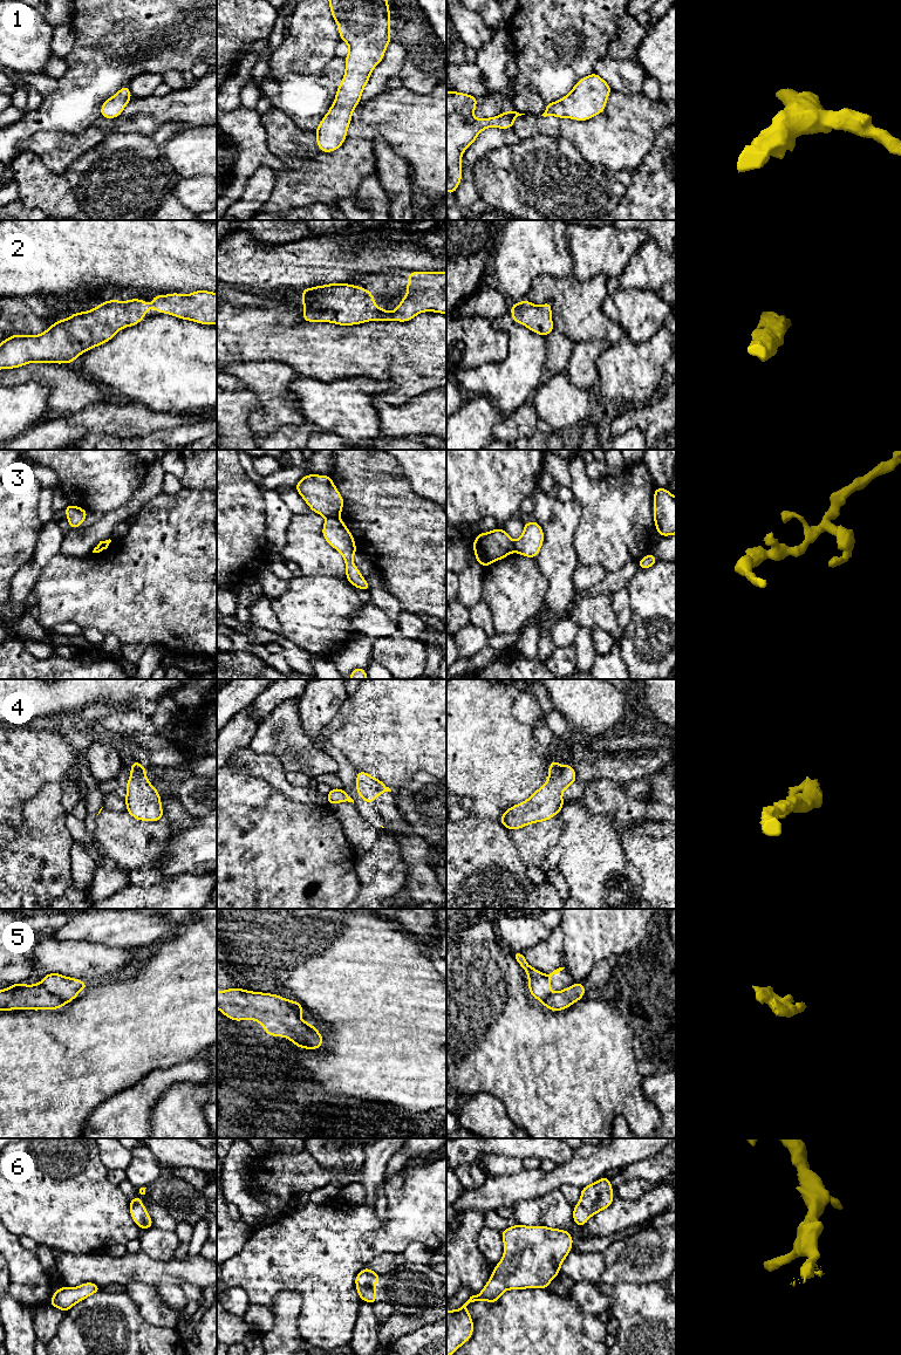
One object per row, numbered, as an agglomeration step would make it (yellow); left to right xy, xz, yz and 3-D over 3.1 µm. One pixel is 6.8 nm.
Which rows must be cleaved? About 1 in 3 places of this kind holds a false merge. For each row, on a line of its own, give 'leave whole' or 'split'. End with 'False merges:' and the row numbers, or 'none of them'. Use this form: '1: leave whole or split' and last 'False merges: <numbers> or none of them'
1: leave whole
2: leave whole
3: split
4: leave whole
5: split
6: leave whole
False merges: 3, 5

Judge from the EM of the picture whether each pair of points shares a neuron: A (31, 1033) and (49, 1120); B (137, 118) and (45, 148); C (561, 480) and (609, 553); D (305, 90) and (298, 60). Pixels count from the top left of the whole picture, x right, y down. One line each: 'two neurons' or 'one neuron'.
A: one neuron
B: one neuron
C: two neurons
D: two neurons

